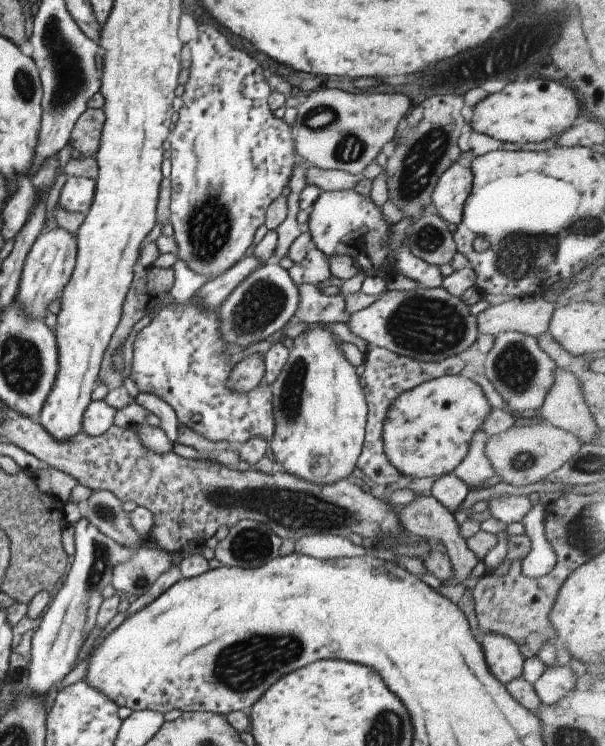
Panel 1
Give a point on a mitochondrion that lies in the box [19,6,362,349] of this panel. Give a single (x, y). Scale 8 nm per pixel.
(71, 77)

